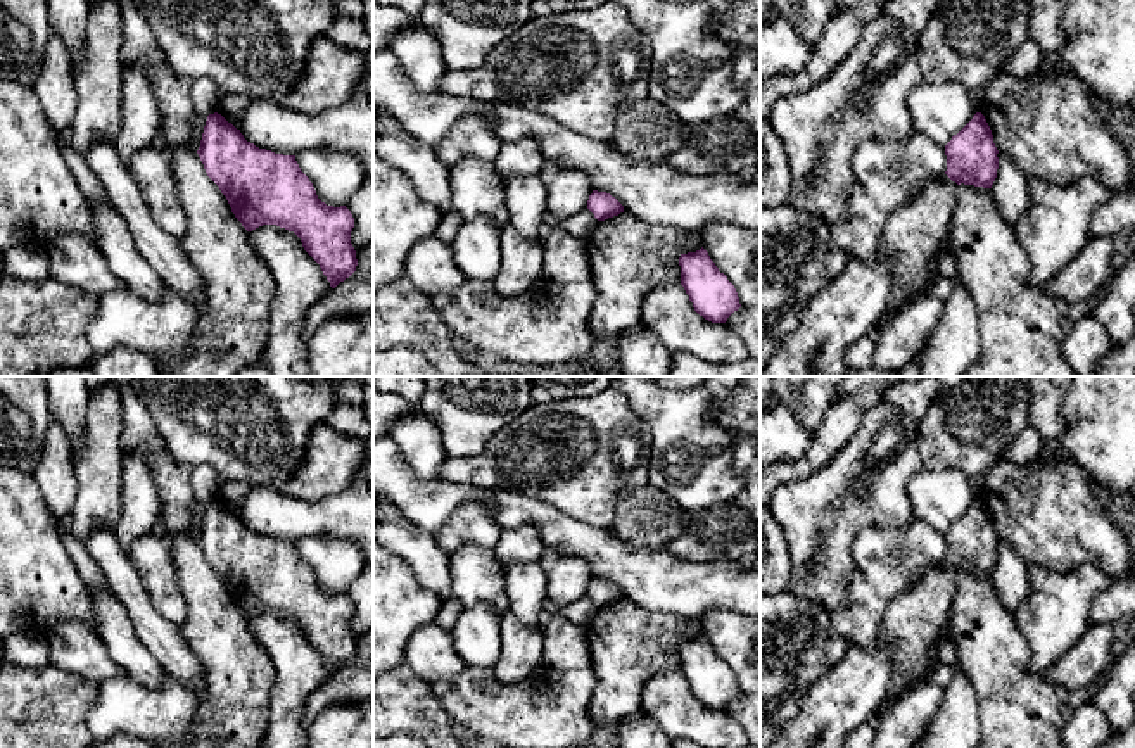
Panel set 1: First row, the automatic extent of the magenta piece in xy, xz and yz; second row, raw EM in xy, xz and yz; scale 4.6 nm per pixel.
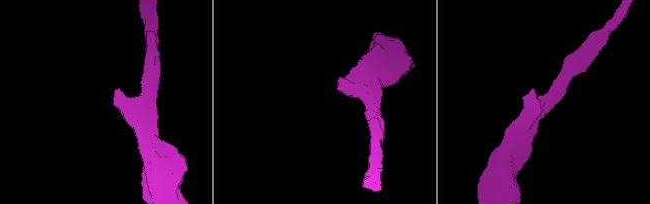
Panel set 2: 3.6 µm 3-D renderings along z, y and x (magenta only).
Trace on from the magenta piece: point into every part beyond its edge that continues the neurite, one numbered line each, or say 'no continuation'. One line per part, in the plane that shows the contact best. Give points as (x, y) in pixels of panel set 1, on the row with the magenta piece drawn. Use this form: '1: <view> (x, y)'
no continuation

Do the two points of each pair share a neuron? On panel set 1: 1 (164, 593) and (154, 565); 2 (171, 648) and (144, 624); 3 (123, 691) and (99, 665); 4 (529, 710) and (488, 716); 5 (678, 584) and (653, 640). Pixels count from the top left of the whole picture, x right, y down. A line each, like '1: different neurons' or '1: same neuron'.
1: same neuron
2: same neuron
3: different neurons
4: same neuron
5: different neurons

